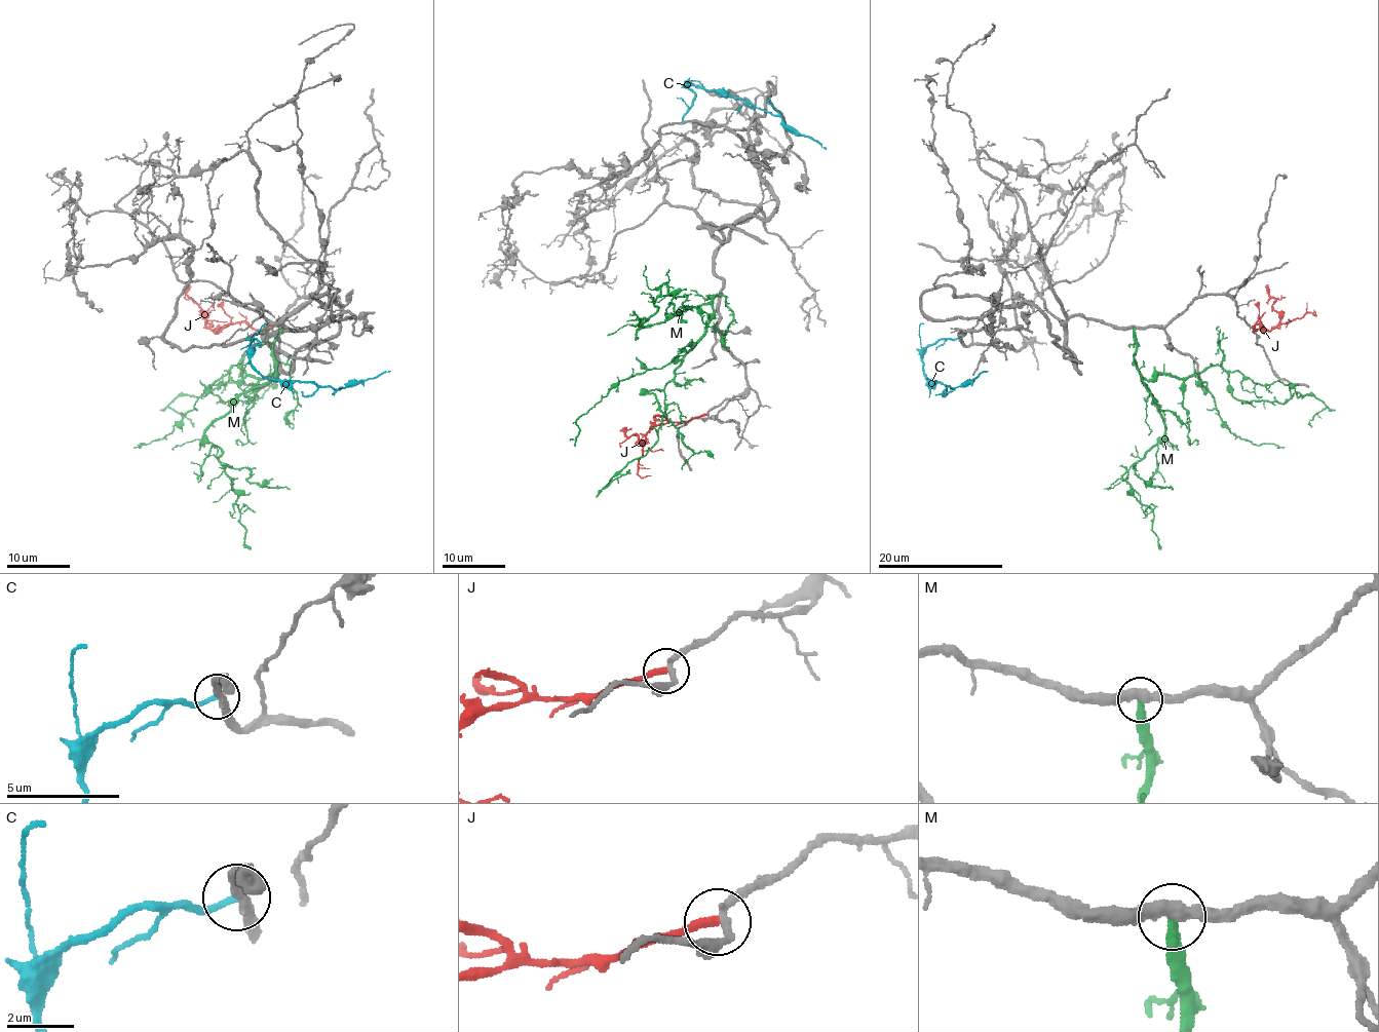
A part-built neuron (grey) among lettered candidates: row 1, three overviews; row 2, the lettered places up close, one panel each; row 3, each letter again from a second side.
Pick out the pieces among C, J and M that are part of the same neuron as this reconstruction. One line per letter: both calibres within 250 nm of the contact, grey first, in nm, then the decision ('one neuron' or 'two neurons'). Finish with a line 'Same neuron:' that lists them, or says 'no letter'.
C: 320 nm thick on the grey side, 200 nm on the other; two neurons
J: 220 nm thick on the grey side, 320 nm on the other; two neurons
M: 400 nm thick on the grey side, 340 nm on the other; two neurons
Same neuron: no letter

